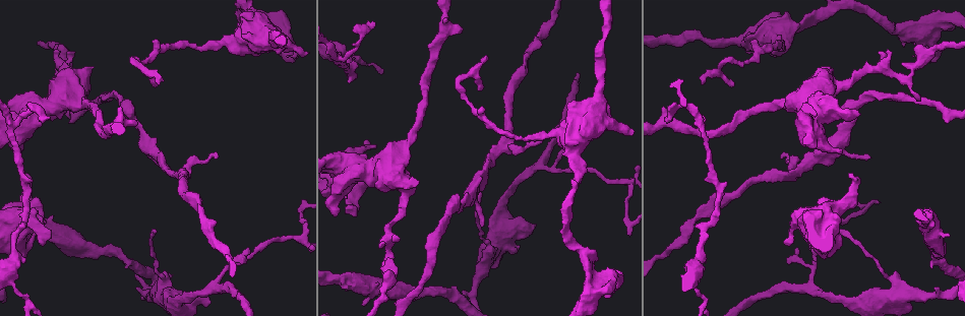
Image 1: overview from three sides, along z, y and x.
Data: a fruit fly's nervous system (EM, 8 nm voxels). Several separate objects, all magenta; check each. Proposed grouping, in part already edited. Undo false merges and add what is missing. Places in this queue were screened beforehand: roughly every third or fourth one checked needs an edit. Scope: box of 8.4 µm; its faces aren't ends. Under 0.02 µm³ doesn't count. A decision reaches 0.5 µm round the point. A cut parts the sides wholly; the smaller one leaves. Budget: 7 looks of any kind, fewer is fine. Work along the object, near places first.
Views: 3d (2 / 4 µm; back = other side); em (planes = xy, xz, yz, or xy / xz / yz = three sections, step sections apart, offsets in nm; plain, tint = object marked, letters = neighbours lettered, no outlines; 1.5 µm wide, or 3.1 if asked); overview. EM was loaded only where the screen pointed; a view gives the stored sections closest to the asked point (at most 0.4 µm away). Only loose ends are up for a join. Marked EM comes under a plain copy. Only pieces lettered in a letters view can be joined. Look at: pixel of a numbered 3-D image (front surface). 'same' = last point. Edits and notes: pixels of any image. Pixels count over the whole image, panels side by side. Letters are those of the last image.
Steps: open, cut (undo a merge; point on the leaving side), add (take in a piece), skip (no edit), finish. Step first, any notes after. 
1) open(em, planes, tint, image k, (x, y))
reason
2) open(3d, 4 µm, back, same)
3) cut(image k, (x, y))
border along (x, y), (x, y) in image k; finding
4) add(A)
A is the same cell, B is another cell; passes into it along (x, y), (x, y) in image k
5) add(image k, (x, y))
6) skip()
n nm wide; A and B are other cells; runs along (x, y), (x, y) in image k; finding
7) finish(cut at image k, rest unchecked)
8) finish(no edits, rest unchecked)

open(3d, 2 µm, image 1, (852, 175))
free end

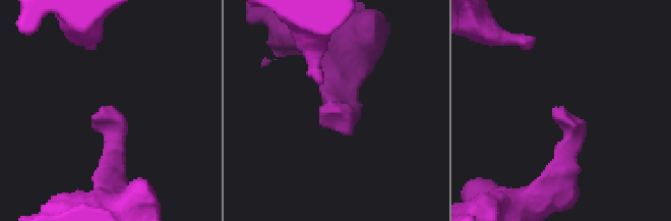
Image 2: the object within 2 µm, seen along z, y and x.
open(em, planes, letters, image 2, (95, 117))

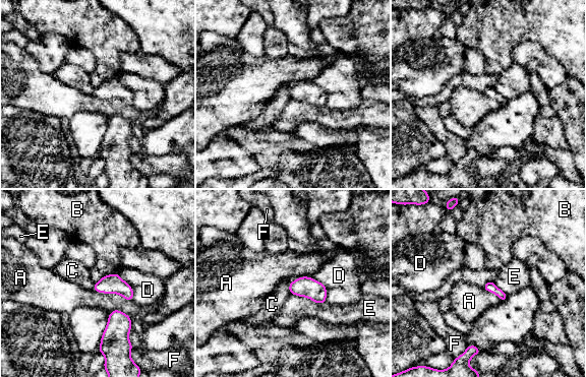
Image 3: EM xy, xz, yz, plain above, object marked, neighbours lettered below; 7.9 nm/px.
skip()
A, B, C, D, E and F are other cells; border along (93, 289), (132, 300) in image 3; no lettered piece goes on from it

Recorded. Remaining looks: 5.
open(3d, 2 µm, image 1, (793, 174))
a fork

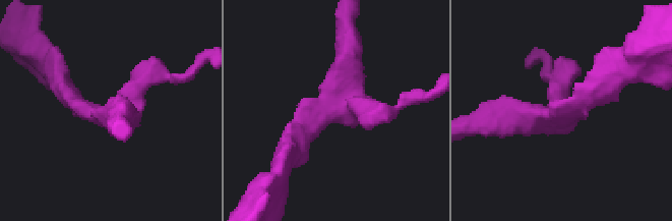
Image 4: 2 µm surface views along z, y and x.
open(em, planes, letters, image 4, (559, 112))
need the tissue

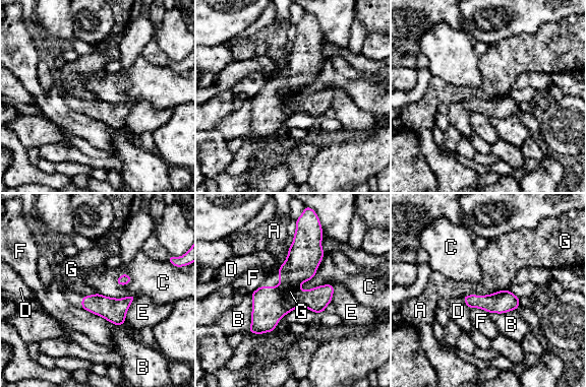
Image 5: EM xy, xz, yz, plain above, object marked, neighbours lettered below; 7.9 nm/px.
skip()
180 nm wide; A, B, C, D, E, F and G are other cells; runs along (297, 238), (289, 291), (251, 330) in image 5; one cell here

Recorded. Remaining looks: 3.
open(3d, 4 µm, back, image 1, (160, 84))
tapers out

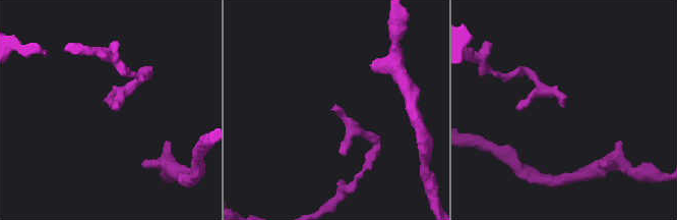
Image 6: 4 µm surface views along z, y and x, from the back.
open(em, planes, letters, image 6, (563, 104))

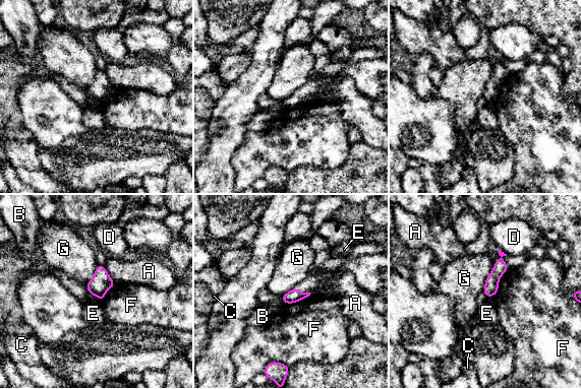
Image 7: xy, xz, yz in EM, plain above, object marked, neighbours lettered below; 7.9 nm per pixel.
skip()
110 nm wide; A, B, C, D, E, F and G are other cells; border along (496, 261), (486, 277), (482, 290) in image 7; no lettered piece goes on from it

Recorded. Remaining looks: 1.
finish(no edits, rest unchecked)

